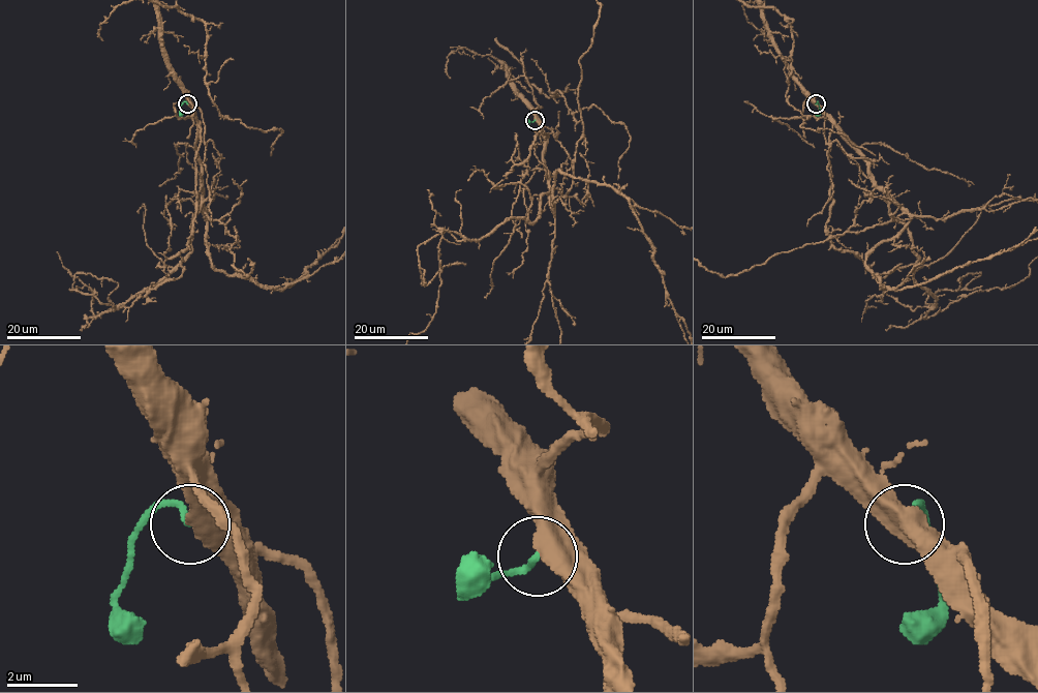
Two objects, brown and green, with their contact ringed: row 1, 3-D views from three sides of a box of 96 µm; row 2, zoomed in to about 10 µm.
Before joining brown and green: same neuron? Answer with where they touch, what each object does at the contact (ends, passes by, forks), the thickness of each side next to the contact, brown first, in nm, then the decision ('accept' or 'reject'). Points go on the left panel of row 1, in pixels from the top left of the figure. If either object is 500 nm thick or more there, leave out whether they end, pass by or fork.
(187, 103) | 750/180 nm | reject

